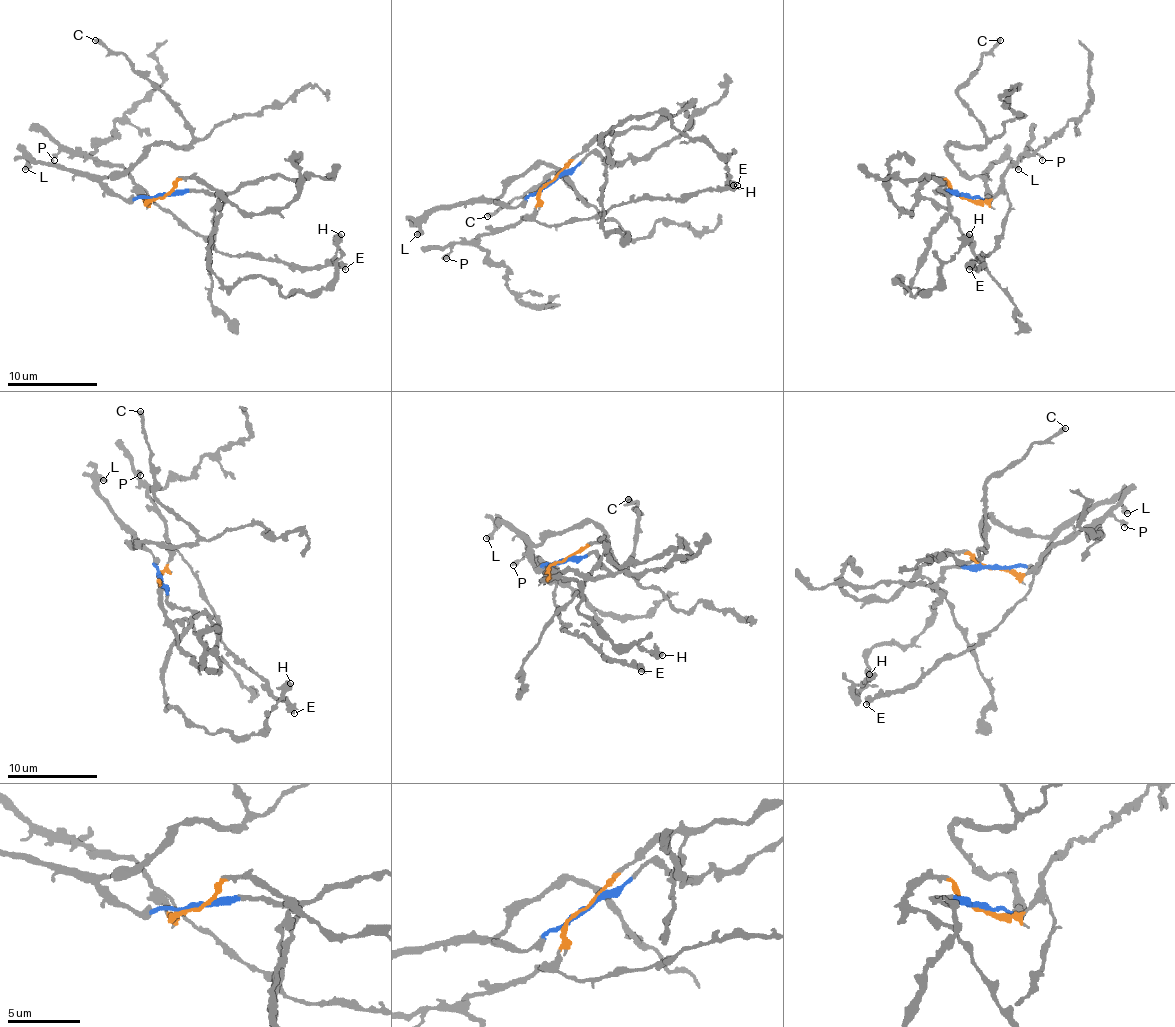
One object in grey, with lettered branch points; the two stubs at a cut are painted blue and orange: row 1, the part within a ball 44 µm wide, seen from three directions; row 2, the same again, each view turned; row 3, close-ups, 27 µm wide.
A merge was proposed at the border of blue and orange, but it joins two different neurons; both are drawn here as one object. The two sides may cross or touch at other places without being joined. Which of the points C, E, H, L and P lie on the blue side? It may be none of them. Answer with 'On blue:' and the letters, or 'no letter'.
On blue: C, H, L

